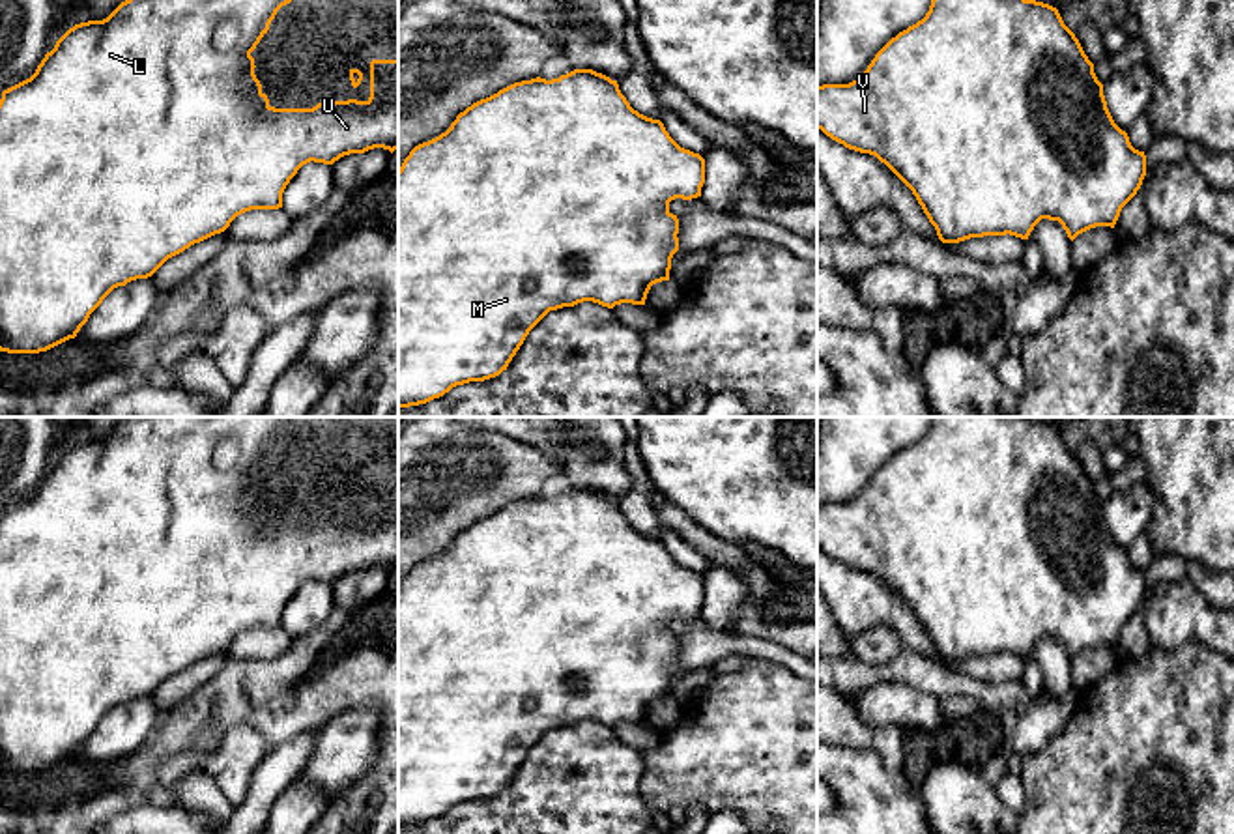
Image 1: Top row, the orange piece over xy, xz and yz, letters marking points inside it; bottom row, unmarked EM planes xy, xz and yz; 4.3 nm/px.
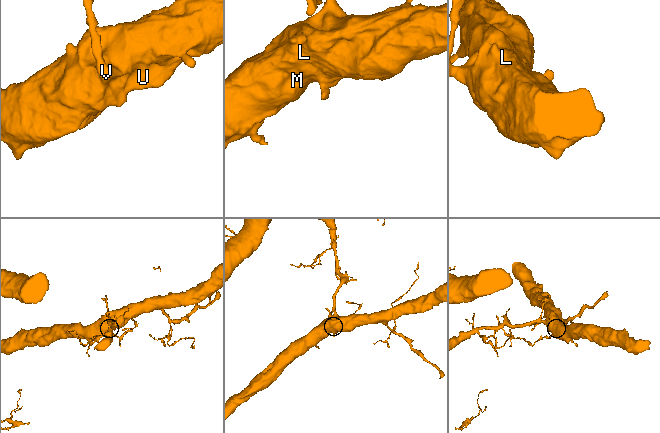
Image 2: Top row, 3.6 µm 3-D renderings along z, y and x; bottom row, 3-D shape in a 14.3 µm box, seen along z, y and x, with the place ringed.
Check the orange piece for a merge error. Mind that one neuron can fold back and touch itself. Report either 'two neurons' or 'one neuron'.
one neuron

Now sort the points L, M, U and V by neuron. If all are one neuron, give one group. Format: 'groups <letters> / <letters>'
groups L M U V

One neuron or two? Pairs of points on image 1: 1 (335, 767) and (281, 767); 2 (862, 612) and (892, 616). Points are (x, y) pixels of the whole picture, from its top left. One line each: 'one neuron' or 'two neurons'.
1: two neurons
2: one neuron

